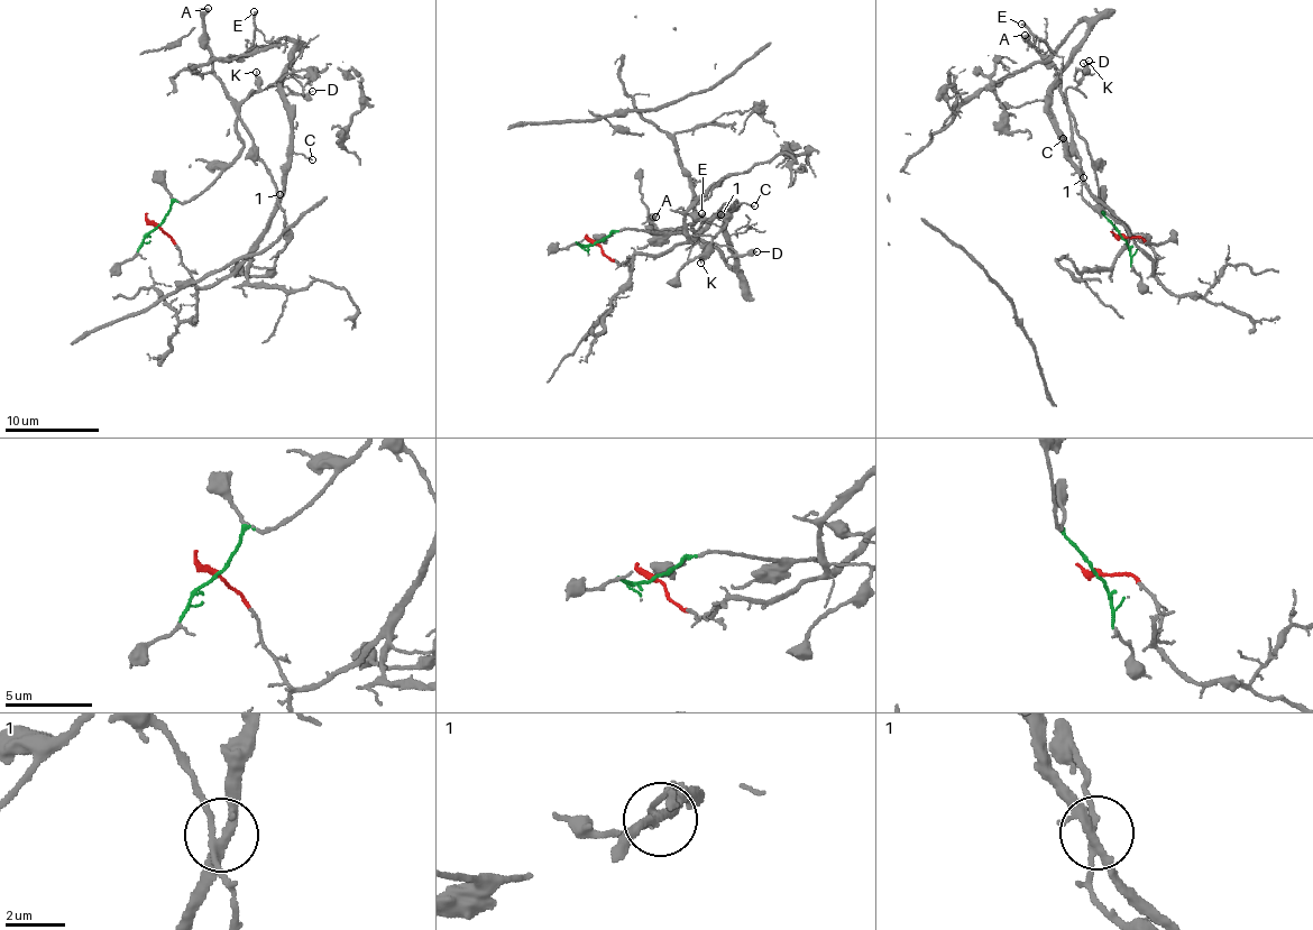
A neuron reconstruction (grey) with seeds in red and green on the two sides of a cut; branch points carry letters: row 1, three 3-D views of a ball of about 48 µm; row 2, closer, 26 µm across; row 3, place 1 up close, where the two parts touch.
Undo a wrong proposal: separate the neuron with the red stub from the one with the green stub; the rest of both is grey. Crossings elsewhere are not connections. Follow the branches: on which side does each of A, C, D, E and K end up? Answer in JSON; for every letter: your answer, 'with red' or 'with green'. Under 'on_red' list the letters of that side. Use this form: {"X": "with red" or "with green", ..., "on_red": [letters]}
{"A": "with green", "C": "with red", "D": "with green", "E": "with red", "K": "with green", "on_red": ["C", "E"]}

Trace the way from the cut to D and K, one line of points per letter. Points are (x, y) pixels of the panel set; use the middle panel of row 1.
D: (596, 242), (615, 231), (685, 232), (680, 229), (691, 230), (700, 243), (726, 245), (738, 255), (758, 250)
K: (596, 242), (615, 231), (632, 228), (670, 236), (688, 229), (696, 235), (696, 241), (703, 249), (701, 264)

